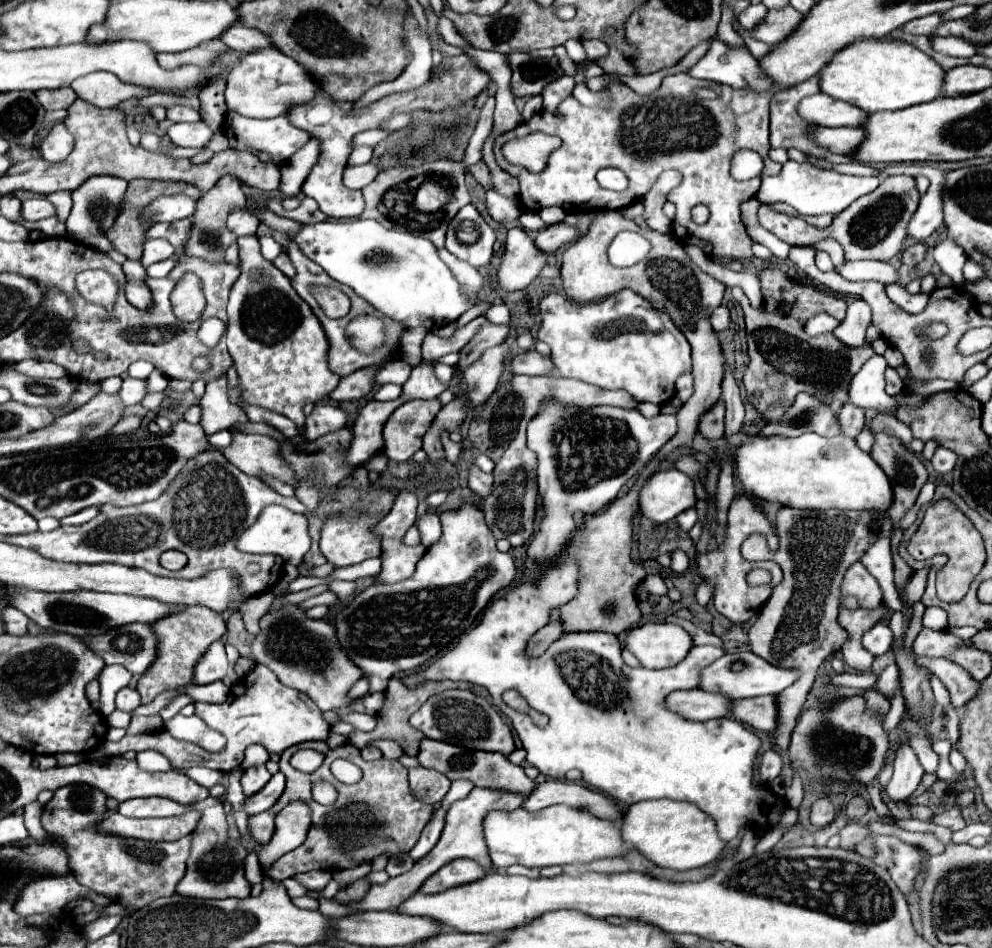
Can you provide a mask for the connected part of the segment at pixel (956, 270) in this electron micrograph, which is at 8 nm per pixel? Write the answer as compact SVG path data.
M946 238L944 242L938 242L932 250L932 256L934 260L940 264L942 272L946 272L954 286L960 286L964 282L964 276L962 276L962 266L966 262L966 254L960 250L960 246L956 246L950 238Z

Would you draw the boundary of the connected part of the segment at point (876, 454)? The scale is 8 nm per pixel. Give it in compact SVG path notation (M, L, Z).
M884 432L874 434L874 446L872 446L870 454L872 454L872 458L880 464L880 468L888 474L888 478L890 478L890 482L892 482L892 488L894 488L894 504L892 504L892 508L890 508L890 518L892 518L892 522L896 524L896 522L902 520L904 512L906 512L908 508L912 508L912 504L916 502L920 488L922 488L924 482L928 480L928 472L926 472L924 464L916 458L916 454L910 452L910 450L902 444L900 438L890 436L890 434L884 434Z

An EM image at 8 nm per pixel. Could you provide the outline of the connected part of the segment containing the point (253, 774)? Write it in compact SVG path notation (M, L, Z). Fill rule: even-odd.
M254 766L244 770L242 774L242 788L246 796L254 796L256 790L262 790L266 786L266 782L270 780L270 772L266 770L266 766Z

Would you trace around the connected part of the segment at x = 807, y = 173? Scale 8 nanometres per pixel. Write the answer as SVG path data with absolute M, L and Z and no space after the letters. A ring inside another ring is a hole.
M786 162L782 166L780 176L764 176L762 186L756 194L756 198L762 204L774 204L774 202L784 202L796 208L800 216L808 214L840 214L846 210L856 196L864 196L872 192L872 186L878 186L880 180L876 176L848 176L848 174L838 174L838 172L828 172L814 168L810 164L798 164L798 162Z

